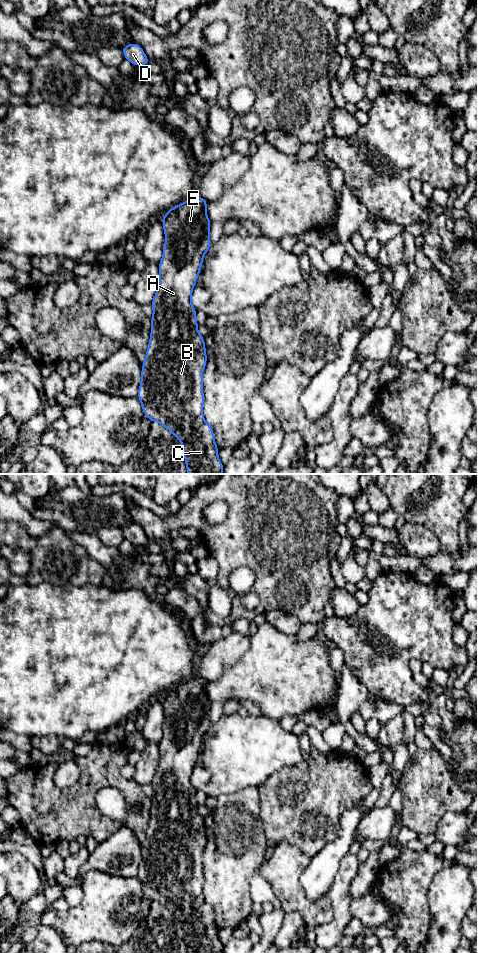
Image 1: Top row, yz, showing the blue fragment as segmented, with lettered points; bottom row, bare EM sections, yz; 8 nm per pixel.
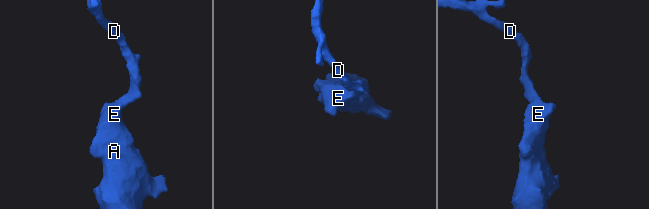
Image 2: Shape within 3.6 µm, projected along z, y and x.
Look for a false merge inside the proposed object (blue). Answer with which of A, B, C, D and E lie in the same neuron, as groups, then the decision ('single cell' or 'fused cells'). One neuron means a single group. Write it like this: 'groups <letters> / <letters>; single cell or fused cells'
groups A B C D E; single cell

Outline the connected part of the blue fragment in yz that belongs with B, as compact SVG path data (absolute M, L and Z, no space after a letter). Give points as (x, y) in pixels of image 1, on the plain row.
M197 675L194 676L183 683L170 688L166 694L163 696L162 705L165 714L165 723L163 727L163 735L161 738L159 746L159 764L155 773L155 776L150 783L153 788L153 795L151 799L151 812L149 819L149 826L146 829L145 840L142 844L141 850L141 861L137 872L137 877L141 881L141 887L145 896L151 902L158 902L163 907L167 908L180 922L182 925L182 931L184 933L185 945L187 948L187 953L223 953L224 945L221 943L218 937L219 928L214 919L213 908L206 903L203 895L203 885L205 882L205 877L203 873L203 851L207 844L207 833L205 828L204 817L198 812L198 803L196 799L197 790L194 788L191 782L191 776L194 770L195 763L197 762L198 756L200 754L200 749L203 744L204 735L209 730L212 725L210 720L210 708L211 701L208 698L206 687L209 682Z

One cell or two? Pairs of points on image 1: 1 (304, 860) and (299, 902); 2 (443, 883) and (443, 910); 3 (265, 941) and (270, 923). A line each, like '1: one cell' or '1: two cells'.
1: one cell
2: one cell
3: one cell

